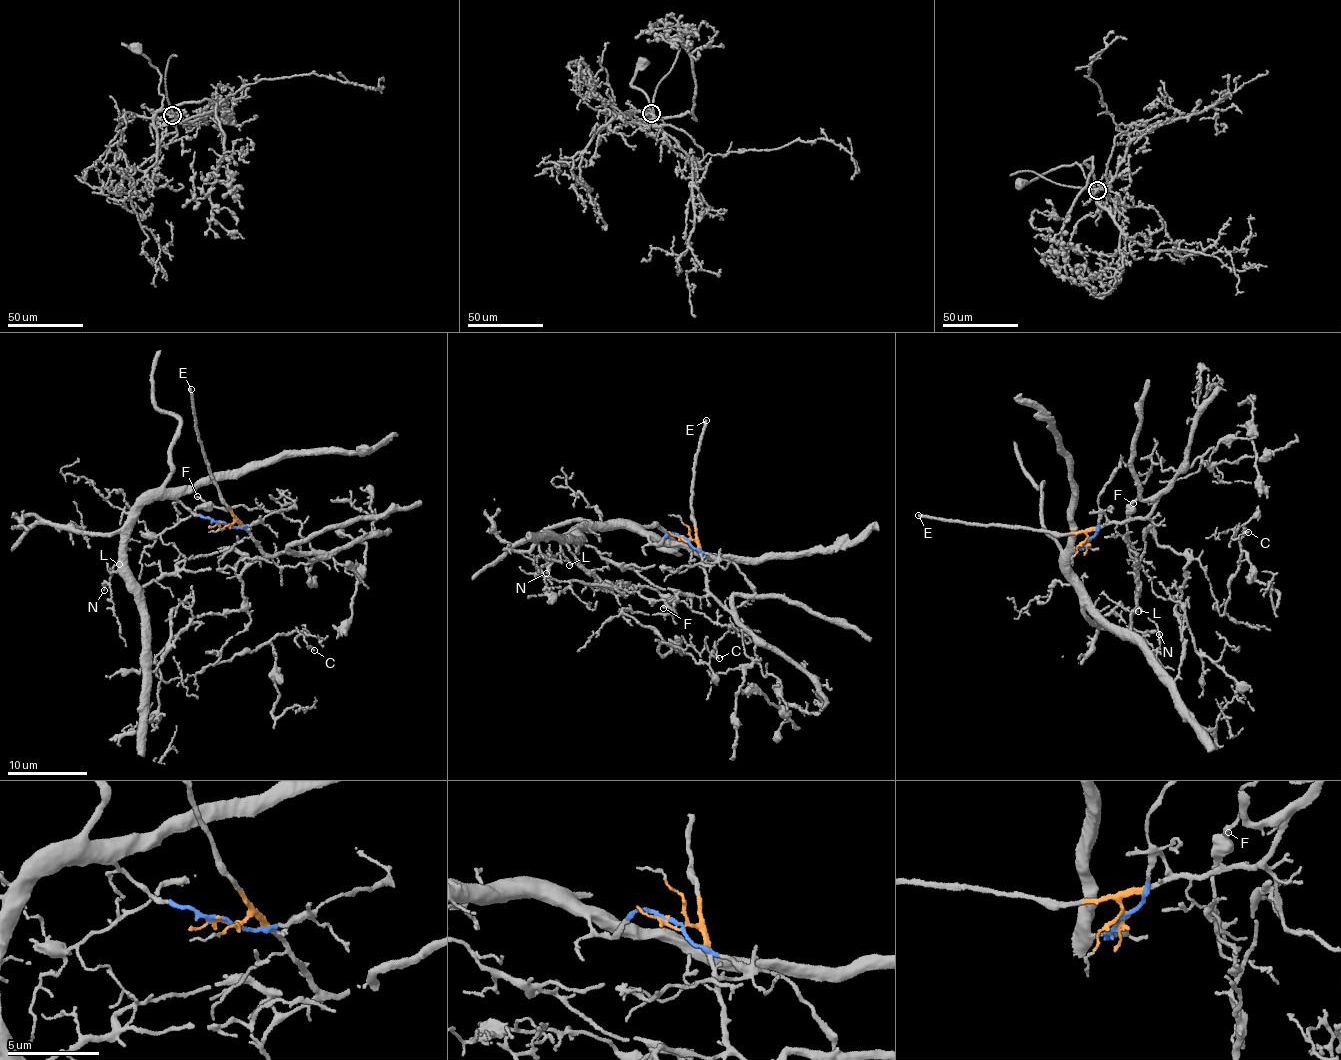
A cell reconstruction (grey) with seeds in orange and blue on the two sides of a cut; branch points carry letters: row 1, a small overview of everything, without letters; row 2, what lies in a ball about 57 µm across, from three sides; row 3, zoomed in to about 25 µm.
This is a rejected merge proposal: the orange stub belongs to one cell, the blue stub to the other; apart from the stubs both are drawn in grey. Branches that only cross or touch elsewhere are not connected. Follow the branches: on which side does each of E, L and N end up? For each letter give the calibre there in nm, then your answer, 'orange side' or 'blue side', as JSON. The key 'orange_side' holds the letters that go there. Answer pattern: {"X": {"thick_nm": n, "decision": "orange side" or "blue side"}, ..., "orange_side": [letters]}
{"E": {"thick_nm": 260, "decision": "orange side"}, "L": {"thick_nm": 140, "decision": "blue side"}, "N": {"thick_nm": 160, "decision": "blue side"}, "orange_side": ["E"]}

